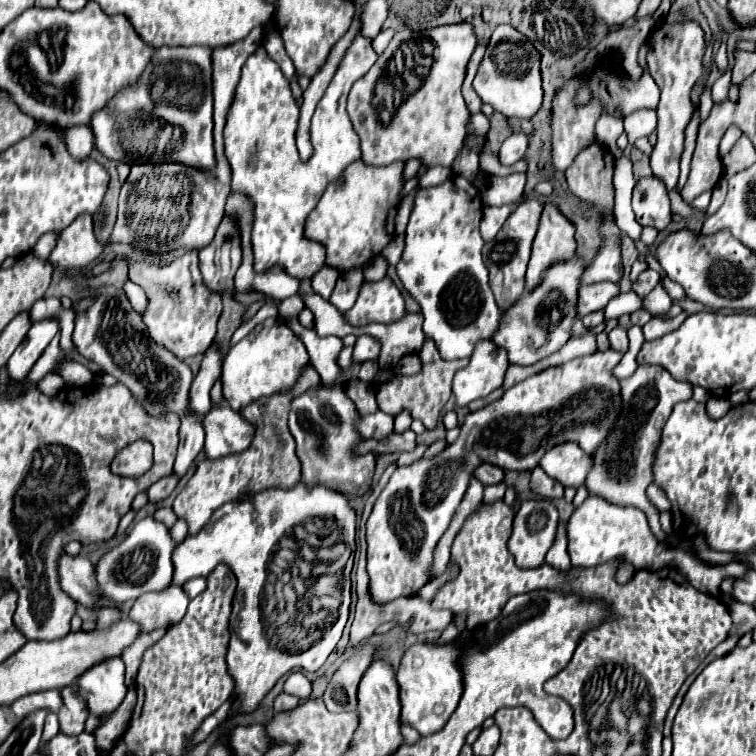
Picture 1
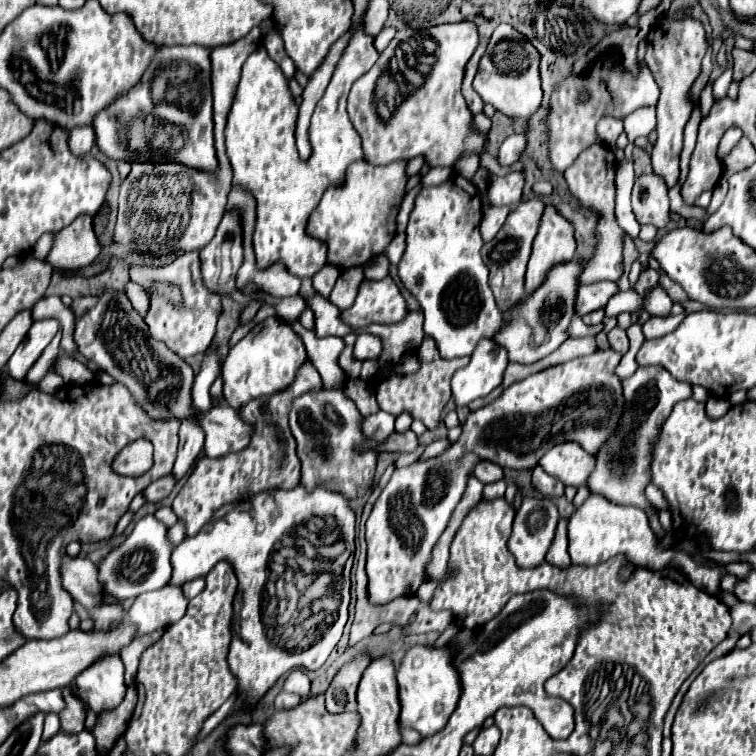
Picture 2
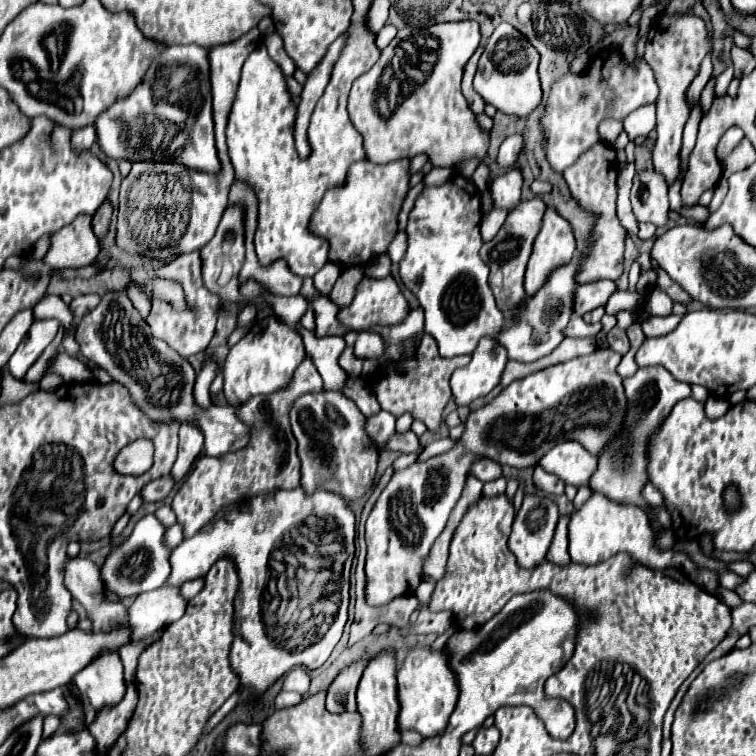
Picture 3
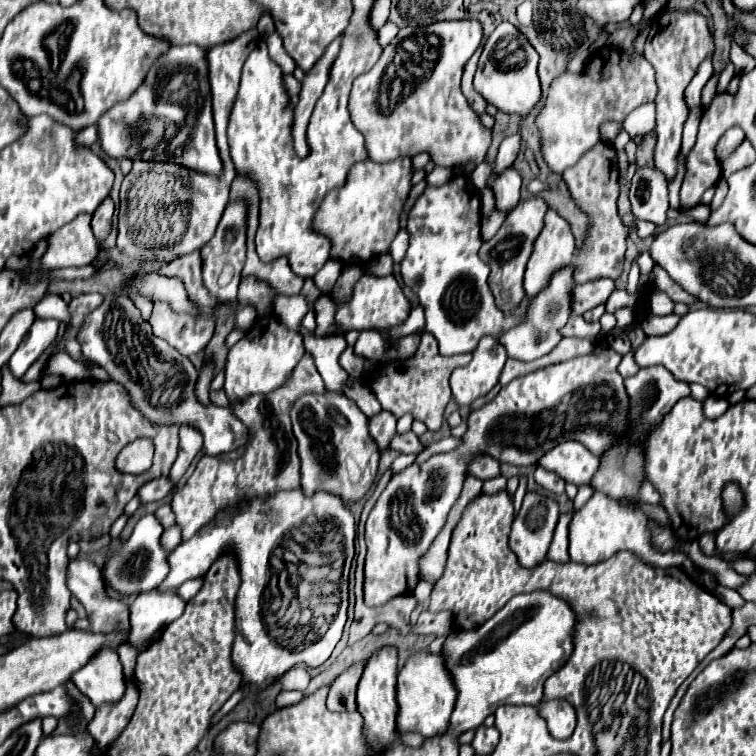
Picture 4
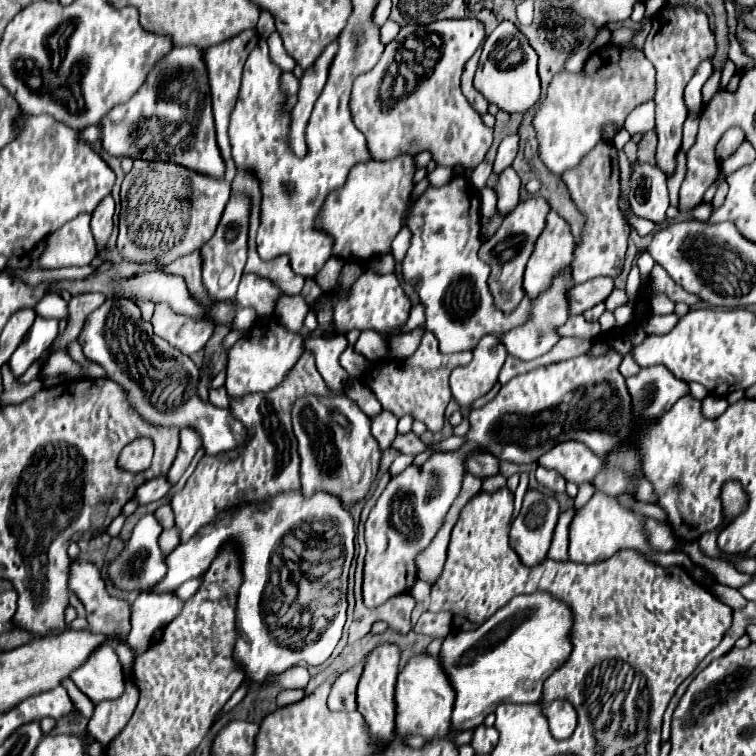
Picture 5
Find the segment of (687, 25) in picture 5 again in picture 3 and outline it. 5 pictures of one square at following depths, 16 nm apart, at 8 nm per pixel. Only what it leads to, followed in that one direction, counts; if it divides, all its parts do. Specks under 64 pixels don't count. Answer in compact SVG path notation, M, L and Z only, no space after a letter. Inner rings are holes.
M660 14L648 34L646 42L646 62L654 70L656 84L660 88L660 96L656 102L658 112L658 140L652 150L652 164L658 174L664 176L668 186L672 186L680 174L680 150L682 150L682 130L690 116L690 104L686 100L686 90L692 84L692 80L698 76L702 58L712 50L712 42L708 38L708 32L704 28L704 22L696 18L694 14Z

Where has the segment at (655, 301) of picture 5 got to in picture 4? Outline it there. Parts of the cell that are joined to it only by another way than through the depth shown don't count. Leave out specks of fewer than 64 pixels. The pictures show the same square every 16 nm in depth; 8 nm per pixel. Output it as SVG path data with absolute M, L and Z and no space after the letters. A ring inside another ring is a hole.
M655 291L649 295L646 305L652 315L665 316L673 313L675 304L665 293Z

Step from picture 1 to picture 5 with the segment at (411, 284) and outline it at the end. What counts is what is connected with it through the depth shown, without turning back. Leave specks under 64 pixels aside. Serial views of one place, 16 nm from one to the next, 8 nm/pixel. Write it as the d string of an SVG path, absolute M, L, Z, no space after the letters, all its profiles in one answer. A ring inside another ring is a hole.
M454 176L448 184L440 188L430 186L412 206L410 216L408 216L408 230L412 232L412 240L410 240L406 258L402 260L402 276L404 276L404 282L412 284L412 288L418 292L420 302L426 310L424 330L432 332L438 338L442 354L474 350L482 336L486 334L502 336L516 324L524 324L524 320L528 320L528 304L530 304L528 298L524 298L520 306L512 314L508 314L508 318L494 306L494 298L486 284L490 268L478 258L480 240L482 240L480 236L480 192L466 176Z

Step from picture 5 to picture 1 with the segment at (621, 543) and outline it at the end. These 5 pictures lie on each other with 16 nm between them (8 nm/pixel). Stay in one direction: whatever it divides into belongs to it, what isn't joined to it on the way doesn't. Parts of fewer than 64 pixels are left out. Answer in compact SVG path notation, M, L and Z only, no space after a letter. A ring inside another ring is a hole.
M588 496L582 506L578 506L566 526L568 534L568 554L572 560L572 566L576 568L594 568L604 562L610 562L614 558L622 558L624 562L630 562L636 570L660 570L660 568L678 568L678 572L700 592L708 596L720 594L720 584L724 578L736 578L748 572L746 564L730 562L730 564L704 564L700 562L692 552L676 548L670 550L664 544L660 544L654 534L650 532L648 520L644 512L638 508L620 508L614 504L608 504L606 500L600 500L596 496Z

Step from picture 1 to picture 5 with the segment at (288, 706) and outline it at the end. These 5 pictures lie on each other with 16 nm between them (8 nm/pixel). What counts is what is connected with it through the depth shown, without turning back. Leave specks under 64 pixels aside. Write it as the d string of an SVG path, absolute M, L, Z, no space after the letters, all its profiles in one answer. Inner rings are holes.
M282 690L282 692L278 694L276 702L278 702L278 706L286 706L286 704L298 702L298 700L302 700L302 698L304 698L304 692L300 692L300 690Z

